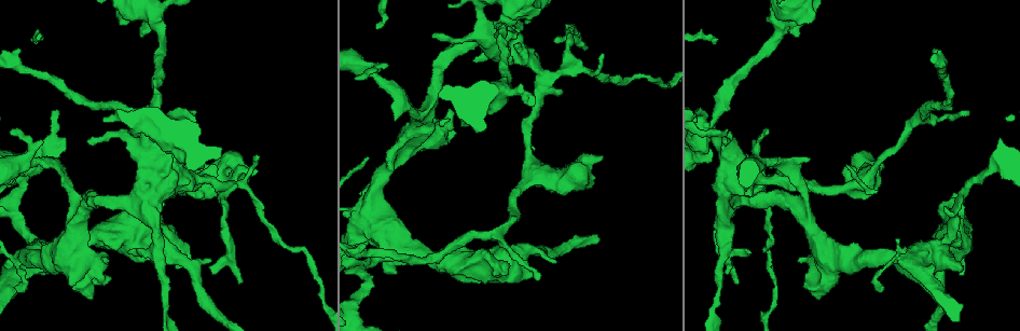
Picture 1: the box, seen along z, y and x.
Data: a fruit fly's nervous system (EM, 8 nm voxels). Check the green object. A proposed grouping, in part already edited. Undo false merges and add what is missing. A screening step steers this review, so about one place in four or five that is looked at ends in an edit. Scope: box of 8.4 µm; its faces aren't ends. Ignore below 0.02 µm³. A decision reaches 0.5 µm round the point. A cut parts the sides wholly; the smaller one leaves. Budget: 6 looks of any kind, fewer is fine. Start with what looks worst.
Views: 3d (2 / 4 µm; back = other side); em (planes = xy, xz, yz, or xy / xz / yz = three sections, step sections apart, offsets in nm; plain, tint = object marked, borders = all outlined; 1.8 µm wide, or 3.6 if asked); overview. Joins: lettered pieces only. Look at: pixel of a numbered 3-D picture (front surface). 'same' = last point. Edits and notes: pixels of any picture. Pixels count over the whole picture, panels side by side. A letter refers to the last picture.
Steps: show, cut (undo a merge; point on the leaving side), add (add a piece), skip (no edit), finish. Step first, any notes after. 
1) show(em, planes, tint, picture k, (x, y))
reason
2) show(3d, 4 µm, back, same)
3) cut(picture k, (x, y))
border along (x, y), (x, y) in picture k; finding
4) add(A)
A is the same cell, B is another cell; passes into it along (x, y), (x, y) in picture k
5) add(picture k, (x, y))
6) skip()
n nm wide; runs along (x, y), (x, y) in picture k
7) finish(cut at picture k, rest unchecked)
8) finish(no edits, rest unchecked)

show(em, xy, step 16, borders, picture 1, (98, 265))
calibre changes

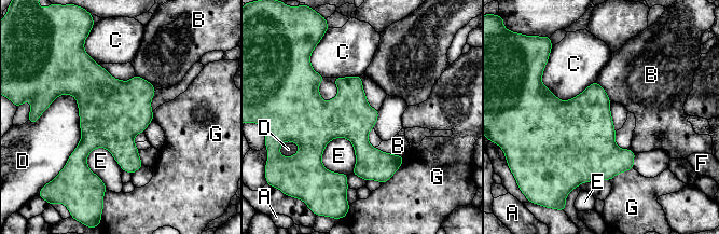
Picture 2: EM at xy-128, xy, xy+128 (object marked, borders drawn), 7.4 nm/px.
skip()
300 nm wide; A, B, C, D, E, F and G are other cells; border along (375, 147), (382, 151), (402, 156) in picture 2; continuous, no second neuron

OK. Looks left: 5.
show(3d, 4 µm, picture 1, (127, 251))
branch stops here

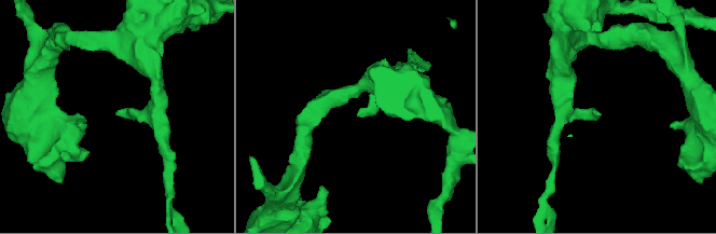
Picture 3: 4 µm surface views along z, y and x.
show(em, yz, step 4, borders, picture 3, (598, 113))

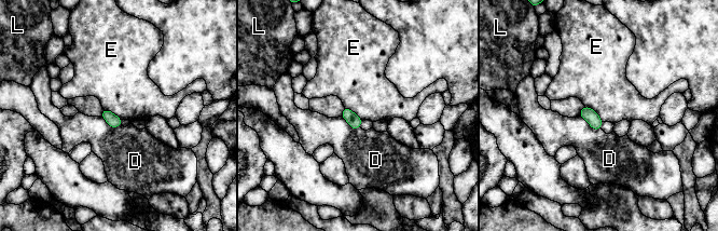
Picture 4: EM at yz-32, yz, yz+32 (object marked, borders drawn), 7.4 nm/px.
skip()
E touches over 190 nm; D, E and L are other cells; border along (584, 105), (592, 108), (603, 121) in picture 4; none of them fits

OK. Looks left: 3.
show(3d, 2 µm, picture 1, (557, 38))
branch stops here

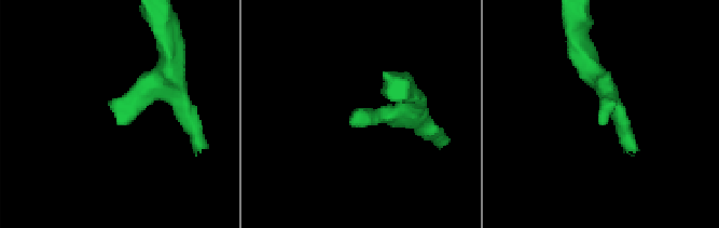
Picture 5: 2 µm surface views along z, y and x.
show(em, yz, step 4, borders, picture 5, (598, 123))
now the EM

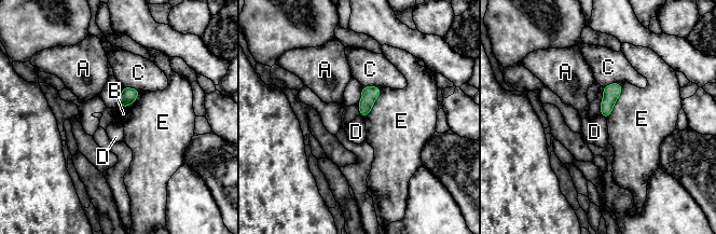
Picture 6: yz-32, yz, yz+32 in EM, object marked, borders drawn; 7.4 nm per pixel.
show(em, planes, borders, same)
cut it another way

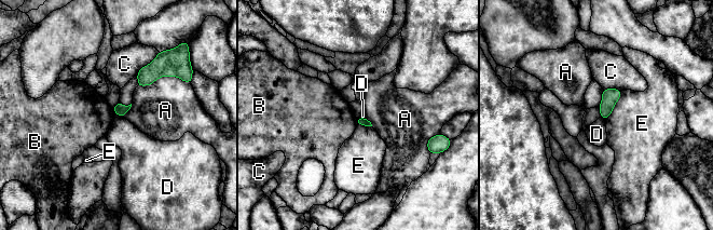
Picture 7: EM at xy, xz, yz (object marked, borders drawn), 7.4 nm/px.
skip()
A touches over 340 nm; A, B, C, D and E are other cells; border along (119, 116), (123, 117) in picture 7; no lettered piece goes on from it

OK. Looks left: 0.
finish(no edits, rest unchecked)

